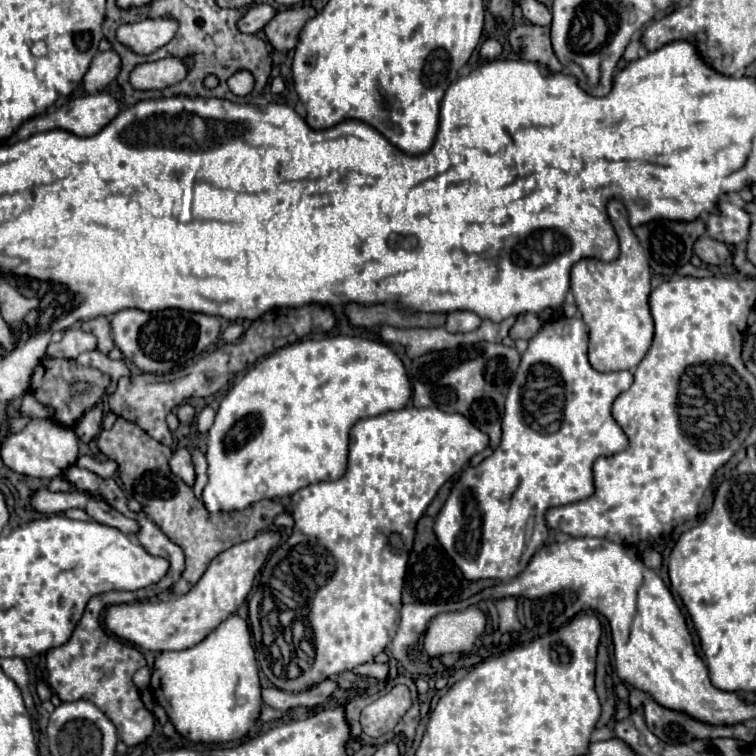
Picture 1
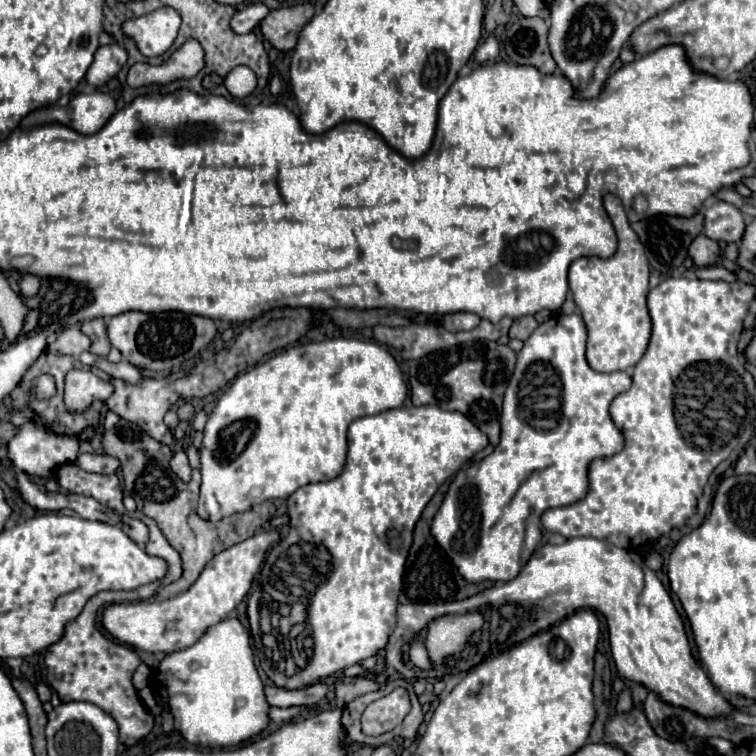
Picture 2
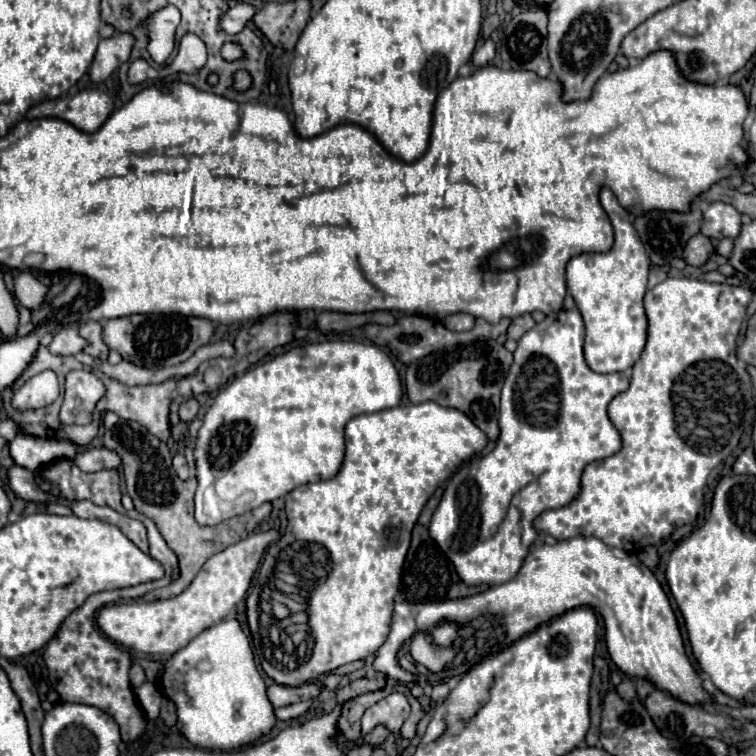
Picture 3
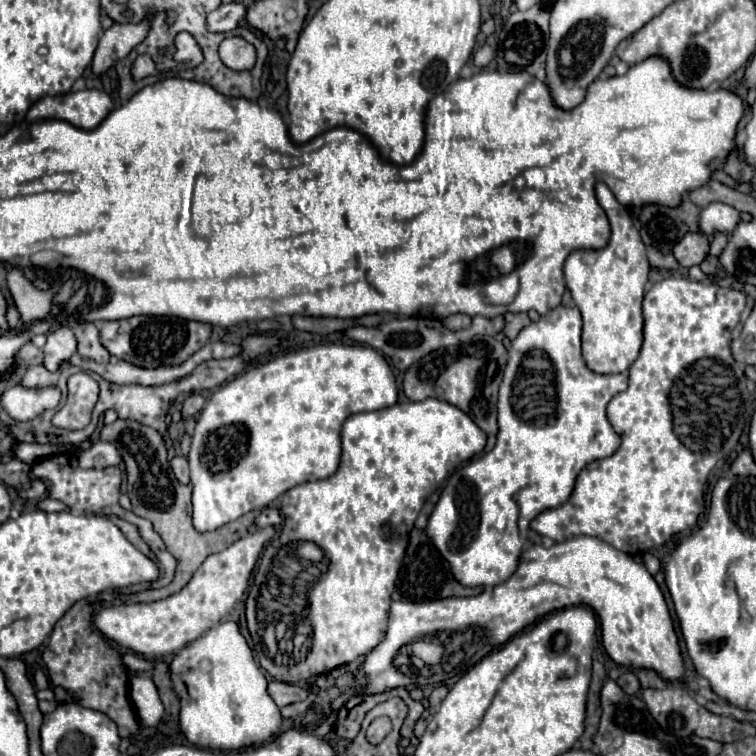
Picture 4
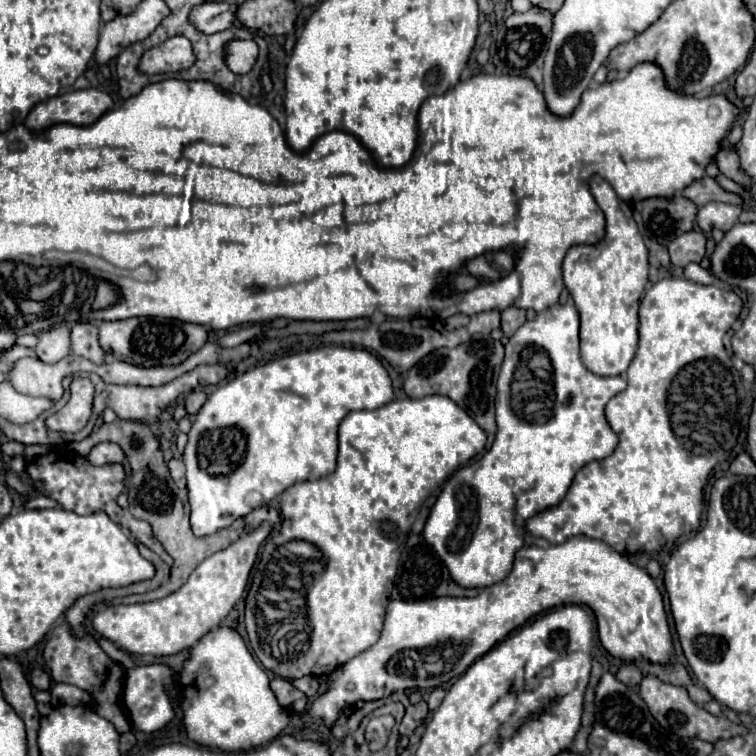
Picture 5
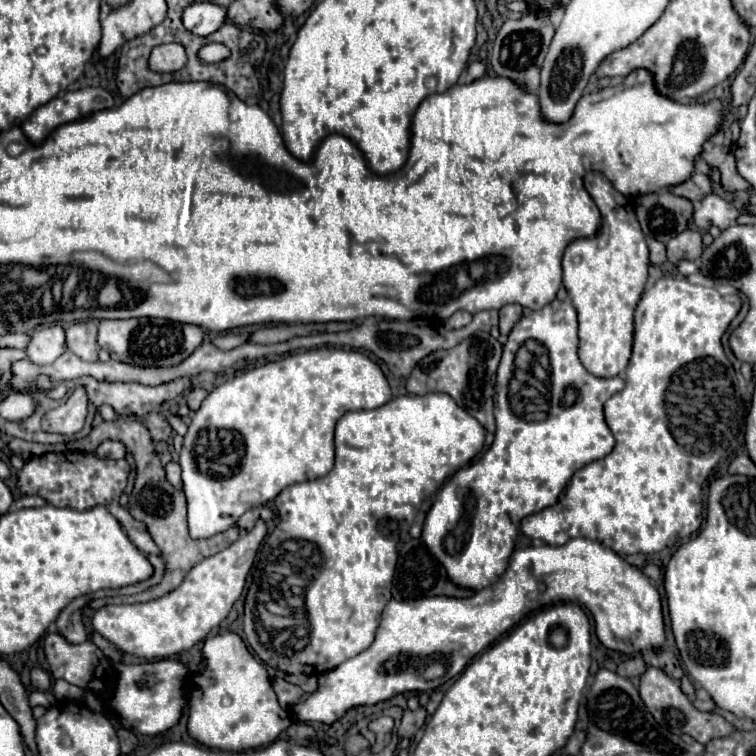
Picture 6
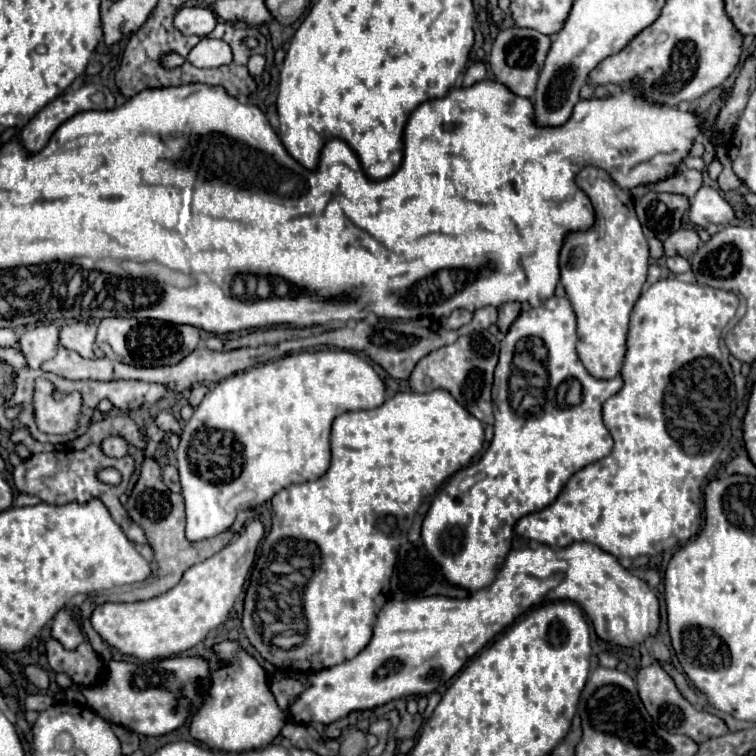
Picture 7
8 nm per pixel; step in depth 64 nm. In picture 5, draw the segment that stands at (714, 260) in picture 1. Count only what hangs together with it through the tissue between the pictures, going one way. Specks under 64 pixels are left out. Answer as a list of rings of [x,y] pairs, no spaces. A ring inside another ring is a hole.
[[[690,230],[668,244],[670,262],[674,266],[686,266],[690,262],[700,262],[706,254],[706,236],[700,230]]]

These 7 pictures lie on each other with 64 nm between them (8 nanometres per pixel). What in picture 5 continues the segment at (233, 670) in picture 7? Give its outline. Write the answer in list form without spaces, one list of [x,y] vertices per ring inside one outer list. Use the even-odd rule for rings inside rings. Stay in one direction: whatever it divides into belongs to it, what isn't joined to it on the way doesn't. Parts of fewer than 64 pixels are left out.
[[[216,628],[192,648],[180,680],[188,688],[186,700],[182,702],[184,726],[188,738],[200,746],[224,752],[250,750],[272,742],[290,722],[290,714],[278,704],[270,690],[268,674],[252,658],[242,636],[232,628]]]

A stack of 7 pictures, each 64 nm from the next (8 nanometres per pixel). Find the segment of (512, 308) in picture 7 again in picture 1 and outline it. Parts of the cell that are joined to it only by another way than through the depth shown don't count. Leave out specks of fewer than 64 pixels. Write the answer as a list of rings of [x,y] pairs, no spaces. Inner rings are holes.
[[[522,314],[516,318],[516,324],[510,328],[510,338],[530,340],[540,330],[540,320],[536,314]]]

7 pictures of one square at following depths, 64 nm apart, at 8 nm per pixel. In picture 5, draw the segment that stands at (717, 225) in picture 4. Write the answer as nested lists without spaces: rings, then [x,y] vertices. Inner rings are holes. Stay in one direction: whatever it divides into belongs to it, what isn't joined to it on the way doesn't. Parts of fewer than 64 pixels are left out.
[[[708,202],[698,210],[696,222],[704,234],[708,234],[712,228],[720,228],[722,232],[728,232],[738,222],[738,216],[740,216],[740,206],[736,204]]]

